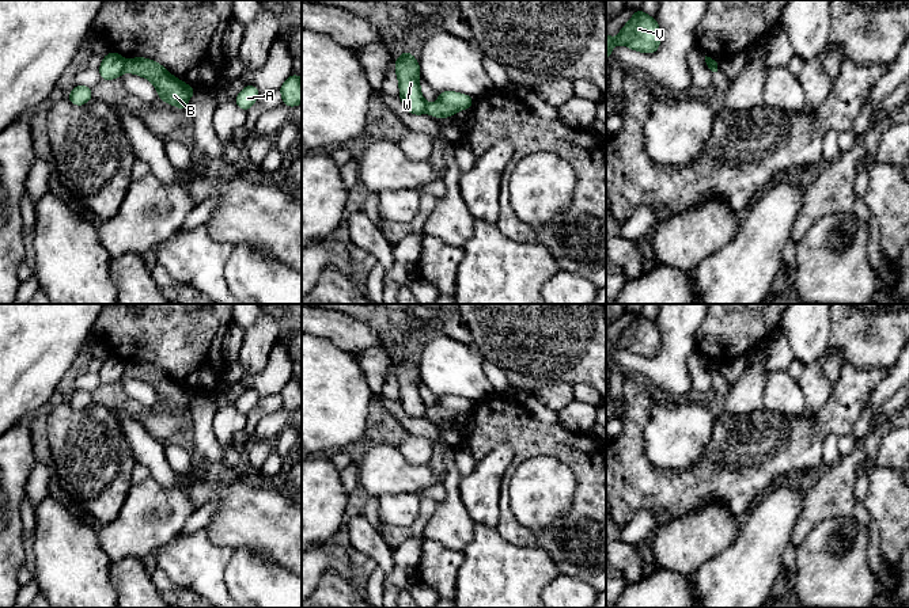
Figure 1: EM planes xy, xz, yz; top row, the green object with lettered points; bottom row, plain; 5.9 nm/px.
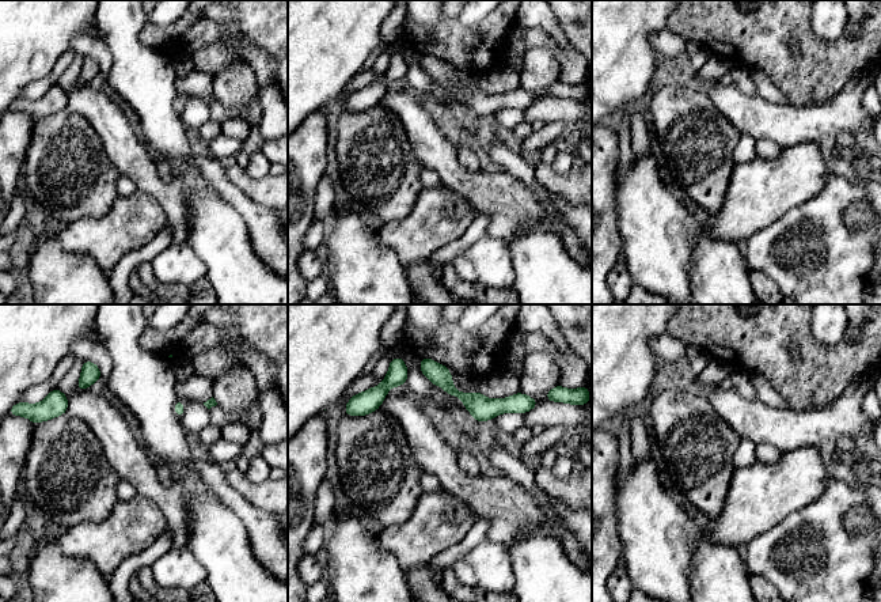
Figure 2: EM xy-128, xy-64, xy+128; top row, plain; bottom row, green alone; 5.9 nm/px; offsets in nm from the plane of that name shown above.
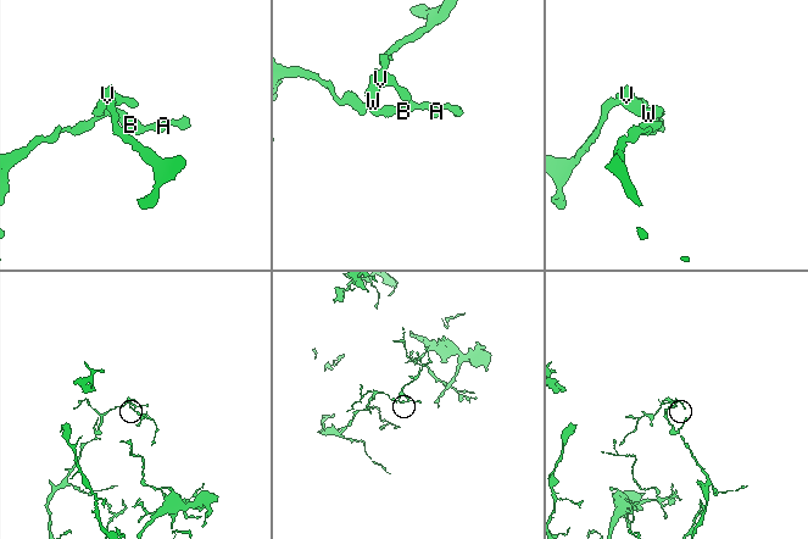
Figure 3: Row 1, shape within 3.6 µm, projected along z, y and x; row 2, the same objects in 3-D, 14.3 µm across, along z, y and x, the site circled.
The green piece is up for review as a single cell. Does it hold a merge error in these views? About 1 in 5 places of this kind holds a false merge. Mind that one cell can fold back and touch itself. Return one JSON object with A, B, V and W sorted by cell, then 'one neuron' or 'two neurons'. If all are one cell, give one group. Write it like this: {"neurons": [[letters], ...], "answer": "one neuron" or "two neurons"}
{"neurons": [["A", "B"], ["V", "W"]], "answer": "two neurons"}

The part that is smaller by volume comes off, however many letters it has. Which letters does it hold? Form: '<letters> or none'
A, B

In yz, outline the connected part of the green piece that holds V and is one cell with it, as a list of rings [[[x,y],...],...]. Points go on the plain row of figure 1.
[[[637,314],[617,342],[610,342],[606,338],[606,364],[611,361],[611,352],[616,347],[640,357],[655,357],[660,350],[660,334],[656,323]]]

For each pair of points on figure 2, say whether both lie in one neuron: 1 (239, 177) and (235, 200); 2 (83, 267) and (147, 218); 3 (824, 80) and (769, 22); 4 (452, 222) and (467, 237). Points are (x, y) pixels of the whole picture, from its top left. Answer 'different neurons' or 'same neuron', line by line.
1: different neurons
2: different neurons
3: same neuron
4: different neurons

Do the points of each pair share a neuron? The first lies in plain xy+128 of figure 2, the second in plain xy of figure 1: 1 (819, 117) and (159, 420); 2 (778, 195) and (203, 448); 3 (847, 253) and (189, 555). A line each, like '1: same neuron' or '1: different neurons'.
1: same neuron
2: different neurons
3: same neuron

